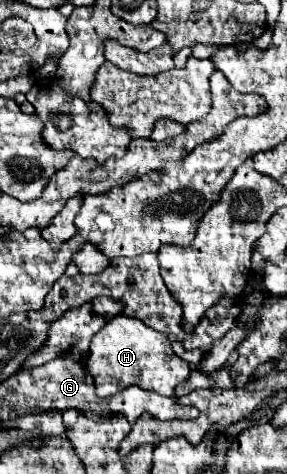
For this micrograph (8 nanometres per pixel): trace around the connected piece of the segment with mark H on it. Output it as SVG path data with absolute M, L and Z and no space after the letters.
M122 314L118 318L110 318L94 334L90 342L90 356L86 360L86 368L94 376L96 394L100 398L116 394L118 390L124 390L132 384L146 390L154 390L162 396L170 396L174 392L174 386L186 382L190 372L190 364L174 354L170 340L164 334L158 334L140 320Z

